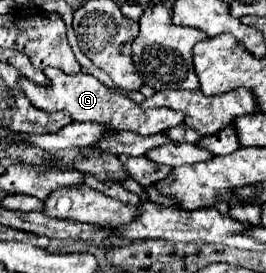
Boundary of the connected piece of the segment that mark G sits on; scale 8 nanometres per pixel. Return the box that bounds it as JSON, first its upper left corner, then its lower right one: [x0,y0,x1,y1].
[19,68,183,134]

